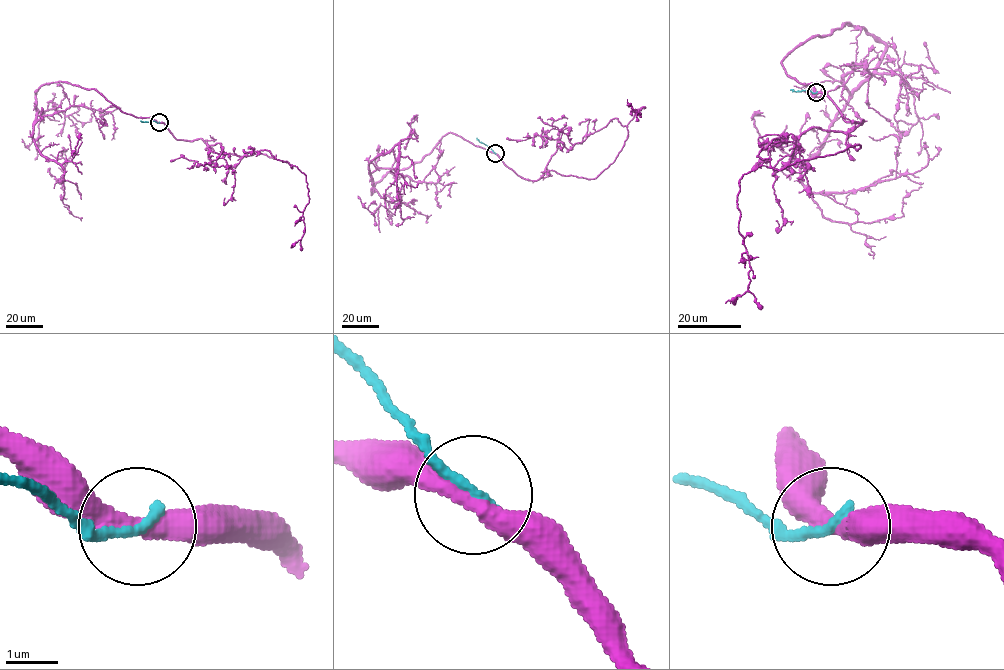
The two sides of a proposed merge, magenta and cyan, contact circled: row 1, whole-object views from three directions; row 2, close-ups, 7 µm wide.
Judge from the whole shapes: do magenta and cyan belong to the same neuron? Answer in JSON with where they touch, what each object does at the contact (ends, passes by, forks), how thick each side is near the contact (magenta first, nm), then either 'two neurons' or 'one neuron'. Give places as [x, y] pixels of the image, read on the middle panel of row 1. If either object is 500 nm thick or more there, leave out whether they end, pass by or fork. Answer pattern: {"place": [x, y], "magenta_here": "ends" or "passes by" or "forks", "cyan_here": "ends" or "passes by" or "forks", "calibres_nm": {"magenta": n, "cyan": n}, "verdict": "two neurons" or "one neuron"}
{"place": [495, 153], "magenta_here": "passes by", "cyan_here": "ends", "calibres_nm": {"magenta": 360, "cyan": 200}, "verdict": "two neurons"}

